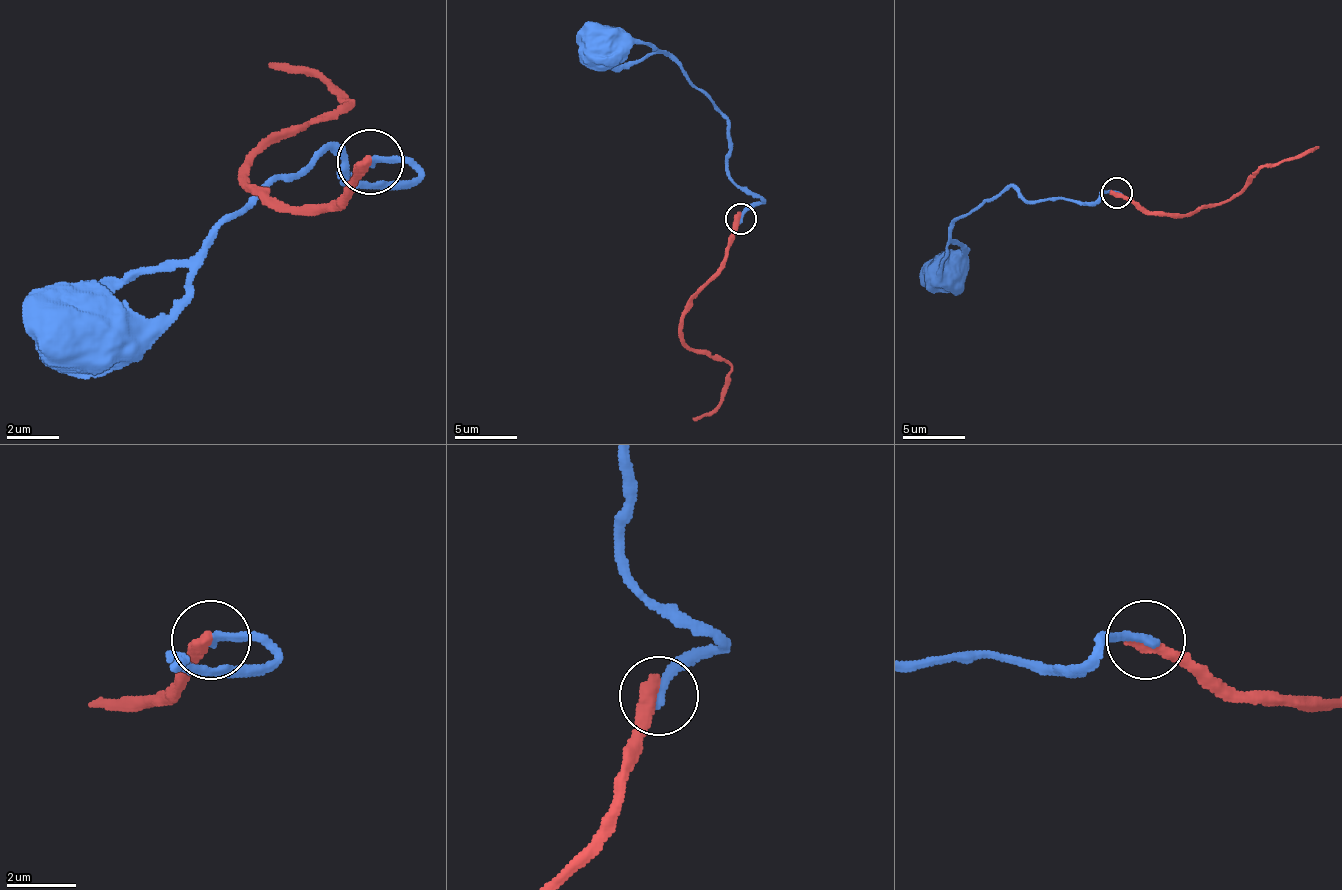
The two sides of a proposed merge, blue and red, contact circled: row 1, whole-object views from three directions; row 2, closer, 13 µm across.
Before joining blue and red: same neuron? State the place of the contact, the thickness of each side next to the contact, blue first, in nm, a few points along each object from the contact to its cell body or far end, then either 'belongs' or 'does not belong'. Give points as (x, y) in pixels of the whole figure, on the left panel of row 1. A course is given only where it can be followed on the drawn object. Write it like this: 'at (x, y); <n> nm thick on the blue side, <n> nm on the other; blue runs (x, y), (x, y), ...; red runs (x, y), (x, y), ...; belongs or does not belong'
at (370, 161); 280 nm thick on the blue side, 480 nm on the other; blue runs (372, 163), (404, 163), (411, 176), (345, 176), (319, 150), (188, 261), (123, 281), (90, 340), (83, 334); red runs (372, 163), (332, 209), (286, 209), (267, 189), (254, 189), (247, 163), (352, 104), (332, 91), (267, 65); does not belong

